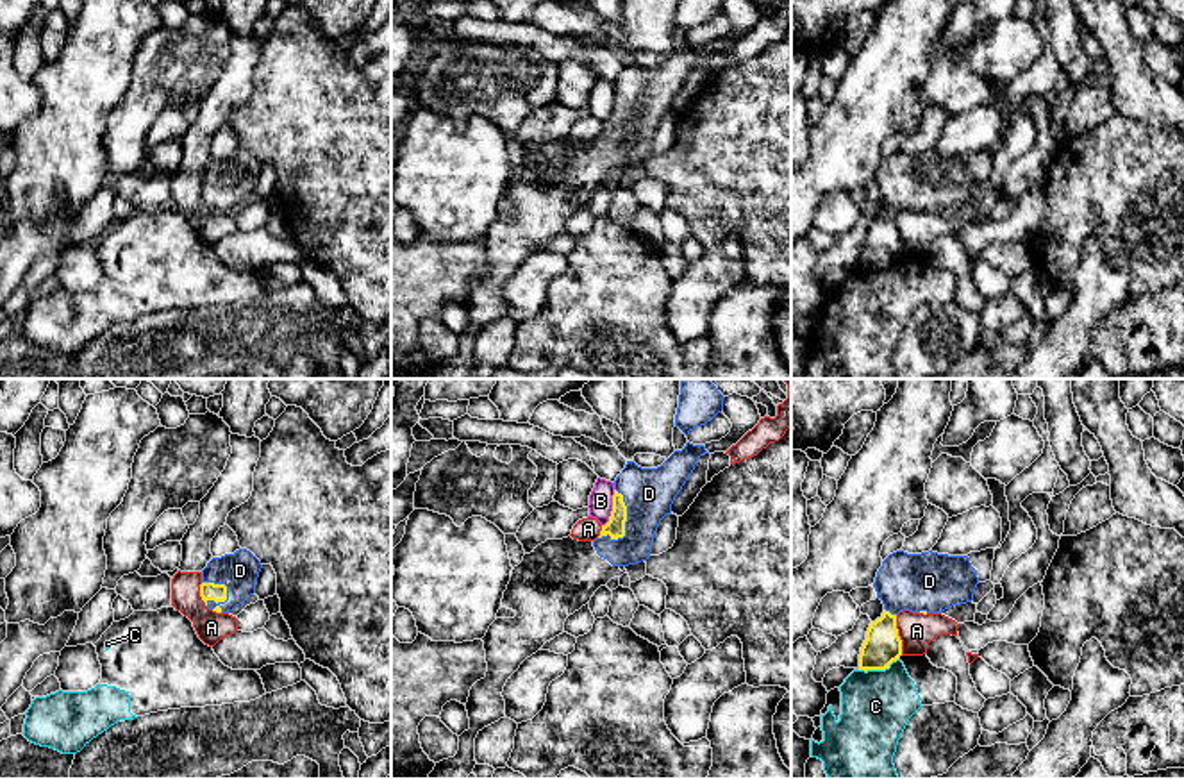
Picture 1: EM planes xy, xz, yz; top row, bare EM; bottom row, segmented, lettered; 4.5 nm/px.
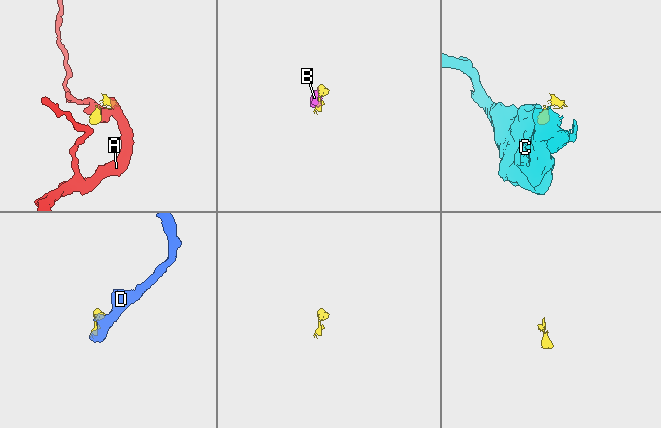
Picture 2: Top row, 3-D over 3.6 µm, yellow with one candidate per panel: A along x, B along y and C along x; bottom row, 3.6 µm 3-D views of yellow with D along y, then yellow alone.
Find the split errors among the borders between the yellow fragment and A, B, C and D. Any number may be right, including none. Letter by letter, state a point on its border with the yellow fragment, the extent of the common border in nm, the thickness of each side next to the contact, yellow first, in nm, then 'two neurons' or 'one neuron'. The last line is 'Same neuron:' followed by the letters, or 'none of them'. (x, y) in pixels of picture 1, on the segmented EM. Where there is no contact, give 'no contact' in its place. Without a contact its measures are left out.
A: yz (897, 635) | 190 nm | 170/160 nm | two neurons
B: xz (613, 508) | 180 nm | 90/110 nm | two neurons
C: yz (877, 669) | 190 nm | 170/320 nm | two neurons
D: xz (624, 524) | 240 nm | 90/220 nm | one neuron
Same neuron: D

